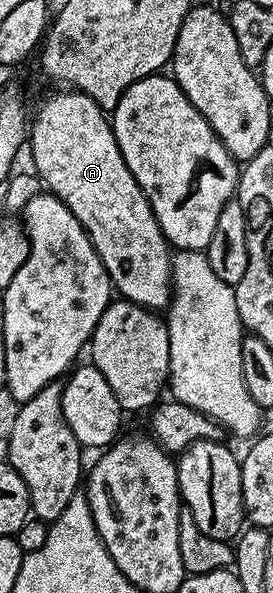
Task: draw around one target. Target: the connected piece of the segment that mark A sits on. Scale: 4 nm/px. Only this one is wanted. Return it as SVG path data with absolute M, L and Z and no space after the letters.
M74 90L59 91L63 92L53 93L52 96L36 110L35 121L32 119L29 124L31 160L35 163L35 168L39 171L40 178L47 183L44 184L46 191L57 198L61 198L61 202L65 202L65 206L73 214L73 218L77 218L77 222L81 222L81 226L86 230L88 238L91 239L91 245L97 250L97 254L109 274L114 291L118 293L122 299L131 300L134 304L140 304L143 308L150 308L152 310L166 309L171 303L171 294L173 291L173 285L171 283L171 257L173 255L173 248L172 245L168 244L167 235L161 230L161 226L155 217L155 212L151 208L151 203L145 198L145 194L141 190L137 178L133 178L129 166L125 166L125 158L117 146L117 138L115 137L115 131L111 129L111 121L108 113L93 98L89 98L83 92L76 92Z

